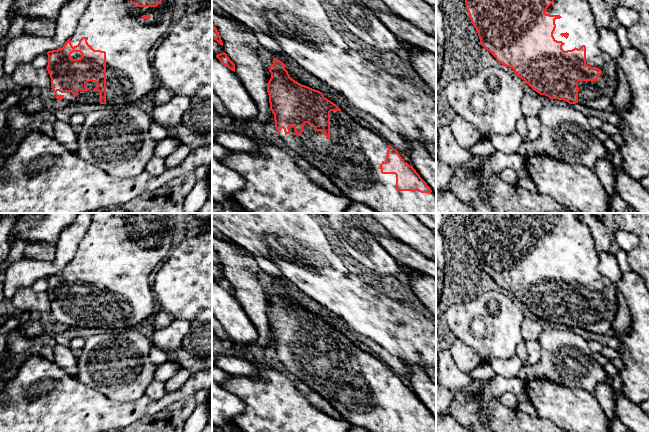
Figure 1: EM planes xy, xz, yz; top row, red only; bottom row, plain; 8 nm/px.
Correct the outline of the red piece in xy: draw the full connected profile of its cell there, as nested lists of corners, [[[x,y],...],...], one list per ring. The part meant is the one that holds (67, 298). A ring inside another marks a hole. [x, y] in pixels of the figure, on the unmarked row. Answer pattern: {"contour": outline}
{"contour": [[[92,213],[90,227],[79,244],[74,259],[65,266],[62,272],[47,276],[48,289],[46,293],[50,299],[51,312],[56,319],[56,323],[73,328],[90,327],[123,330],[133,328],[135,325],[153,316],[156,299],[152,289],[152,277],[169,256],[172,250],[173,236],[174,219],[170,213]]]}

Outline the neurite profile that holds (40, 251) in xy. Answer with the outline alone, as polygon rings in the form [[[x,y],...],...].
[[[34,242],[26,246],[23,258],[38,261],[53,261],[55,259],[56,246],[44,242]]]

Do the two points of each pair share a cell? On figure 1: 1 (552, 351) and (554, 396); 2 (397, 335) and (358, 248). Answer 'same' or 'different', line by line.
1: different
2: different

